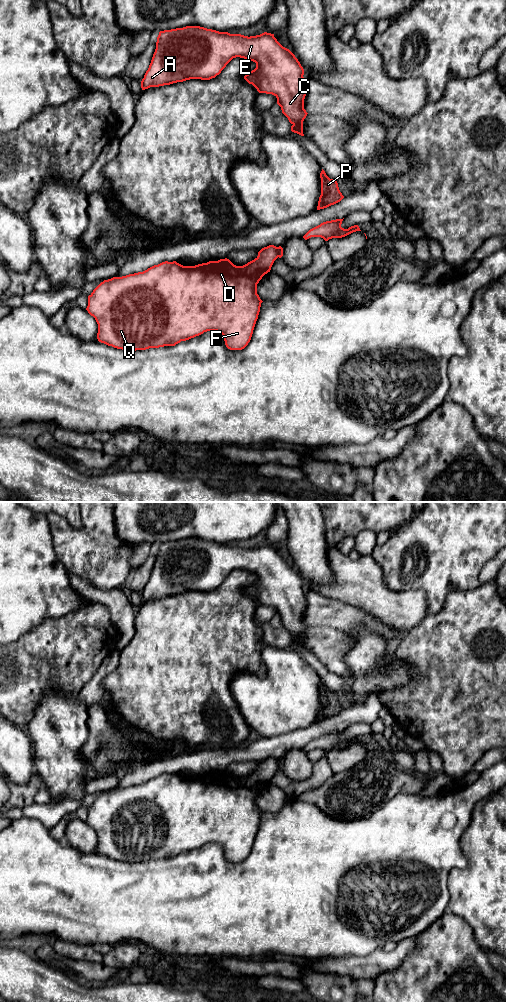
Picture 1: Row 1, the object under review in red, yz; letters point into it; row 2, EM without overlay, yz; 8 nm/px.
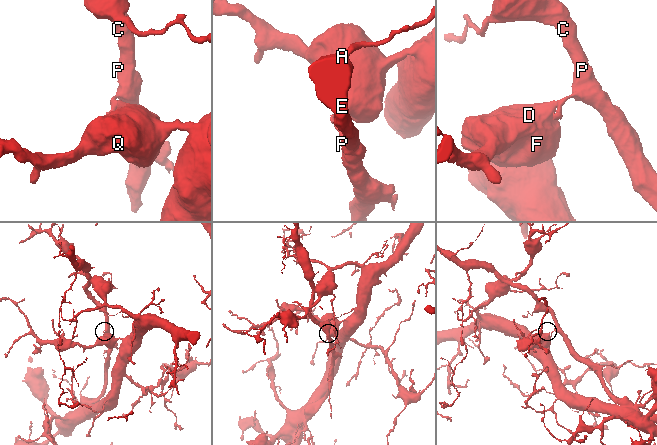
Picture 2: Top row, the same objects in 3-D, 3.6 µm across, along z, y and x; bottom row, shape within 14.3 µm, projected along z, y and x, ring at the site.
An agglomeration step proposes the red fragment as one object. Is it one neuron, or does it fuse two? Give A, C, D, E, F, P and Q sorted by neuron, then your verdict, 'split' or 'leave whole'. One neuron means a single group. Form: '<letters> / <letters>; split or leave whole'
A C E P / D F Q; split

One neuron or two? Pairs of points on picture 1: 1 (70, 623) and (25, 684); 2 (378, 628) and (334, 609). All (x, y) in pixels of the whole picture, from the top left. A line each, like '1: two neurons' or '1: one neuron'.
1: one neuron
2: one neuron

